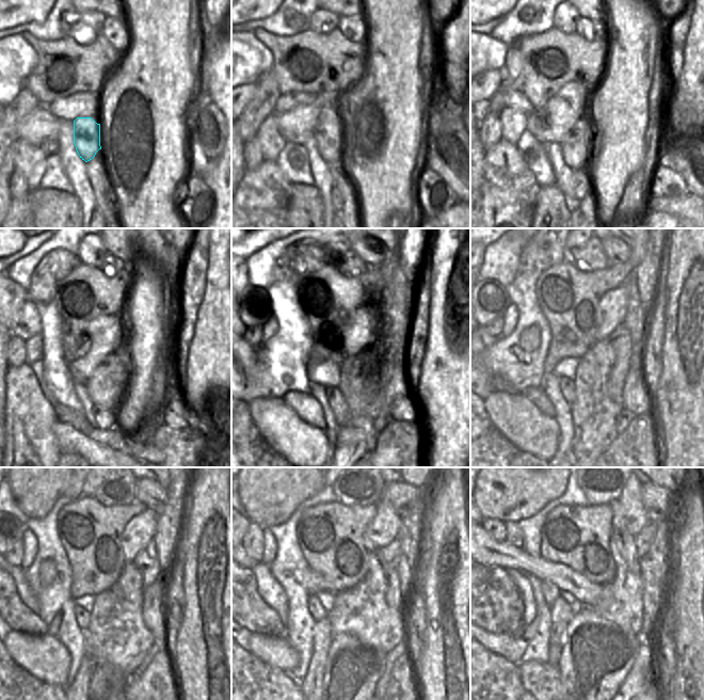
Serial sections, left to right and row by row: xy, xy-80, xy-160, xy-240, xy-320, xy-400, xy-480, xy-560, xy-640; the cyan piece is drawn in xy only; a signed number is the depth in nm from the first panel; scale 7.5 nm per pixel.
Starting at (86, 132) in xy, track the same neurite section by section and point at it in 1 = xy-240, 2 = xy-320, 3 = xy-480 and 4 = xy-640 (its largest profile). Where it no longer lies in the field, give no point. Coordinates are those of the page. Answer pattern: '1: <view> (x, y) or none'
1: xy-240 (97, 388)
2: xy-320 (371, 394)
3: xy-480 (146, 562)
4: xy-640 (642, 541)

